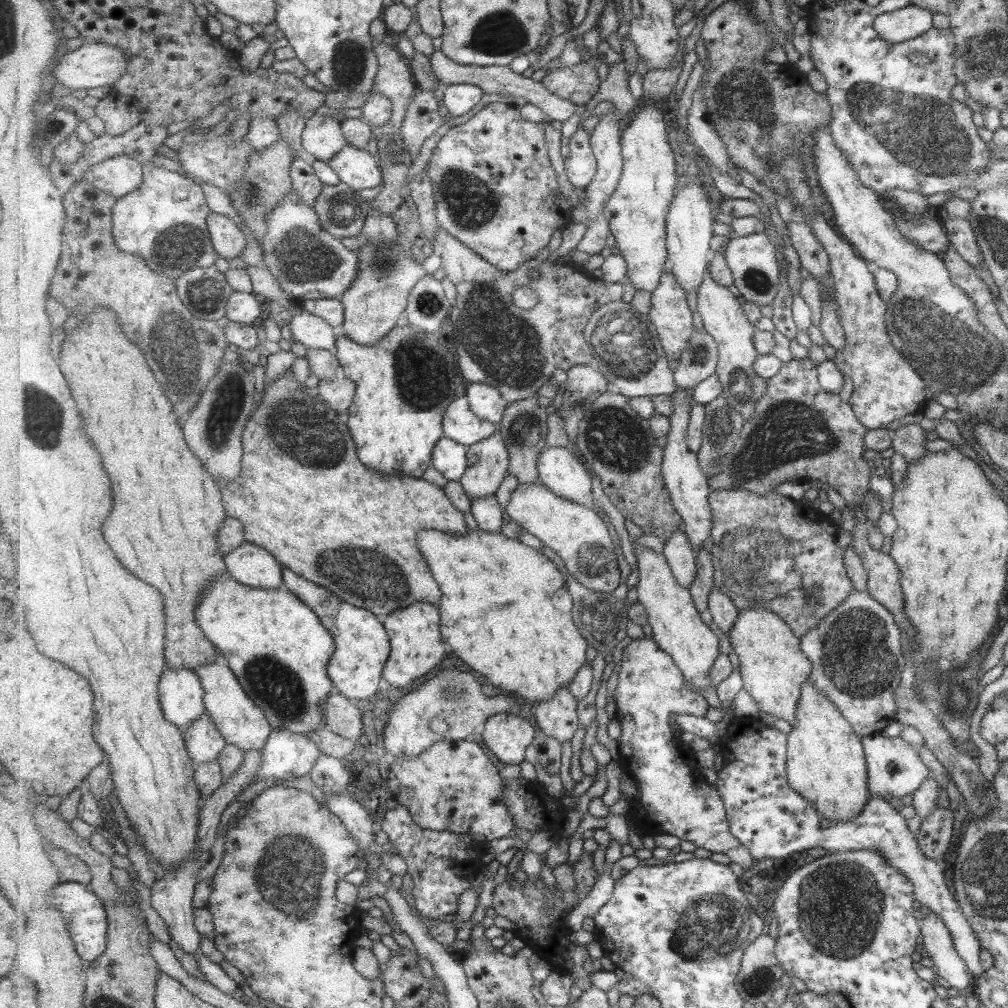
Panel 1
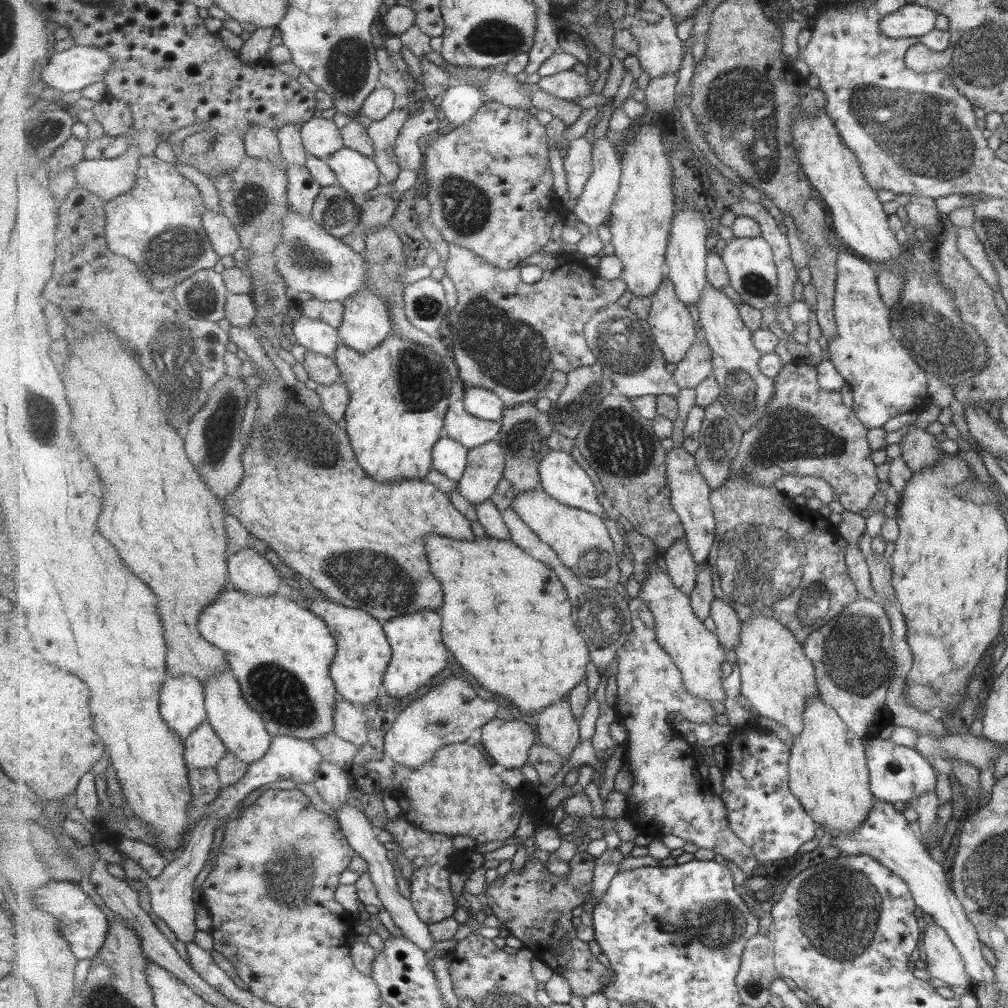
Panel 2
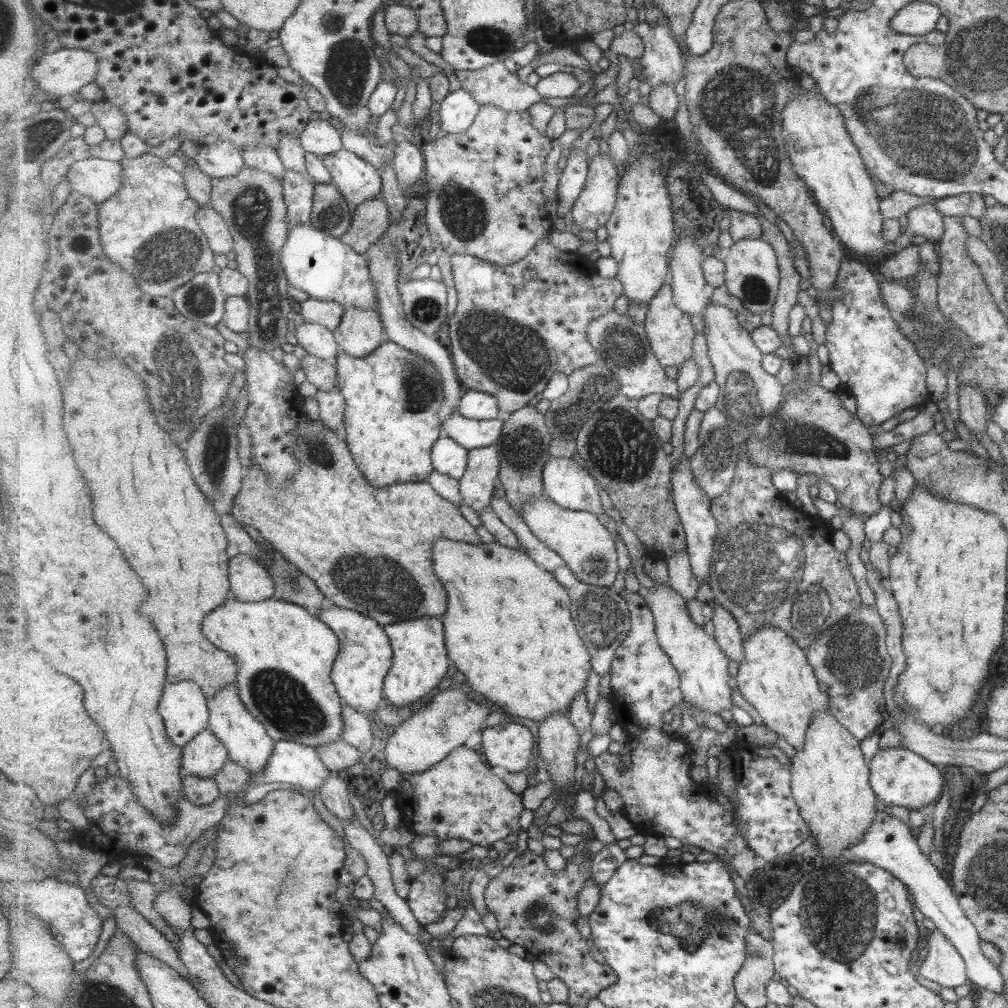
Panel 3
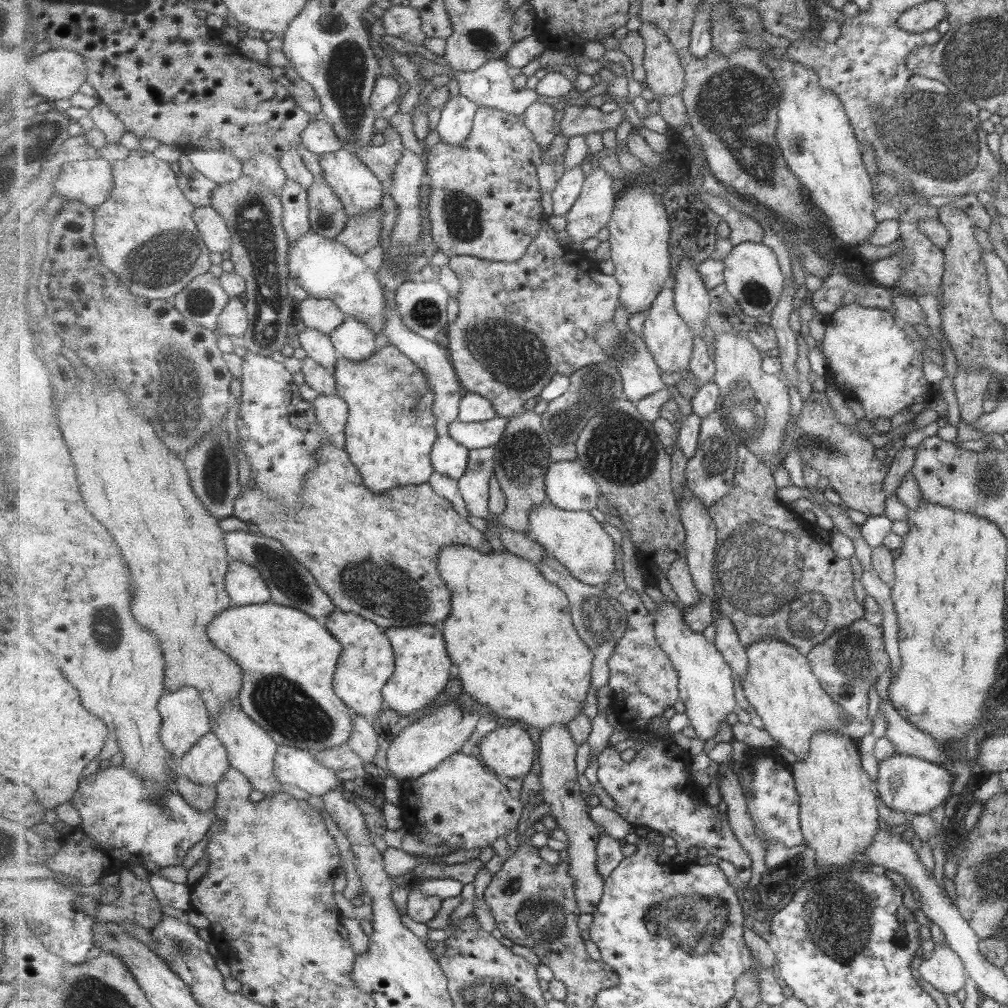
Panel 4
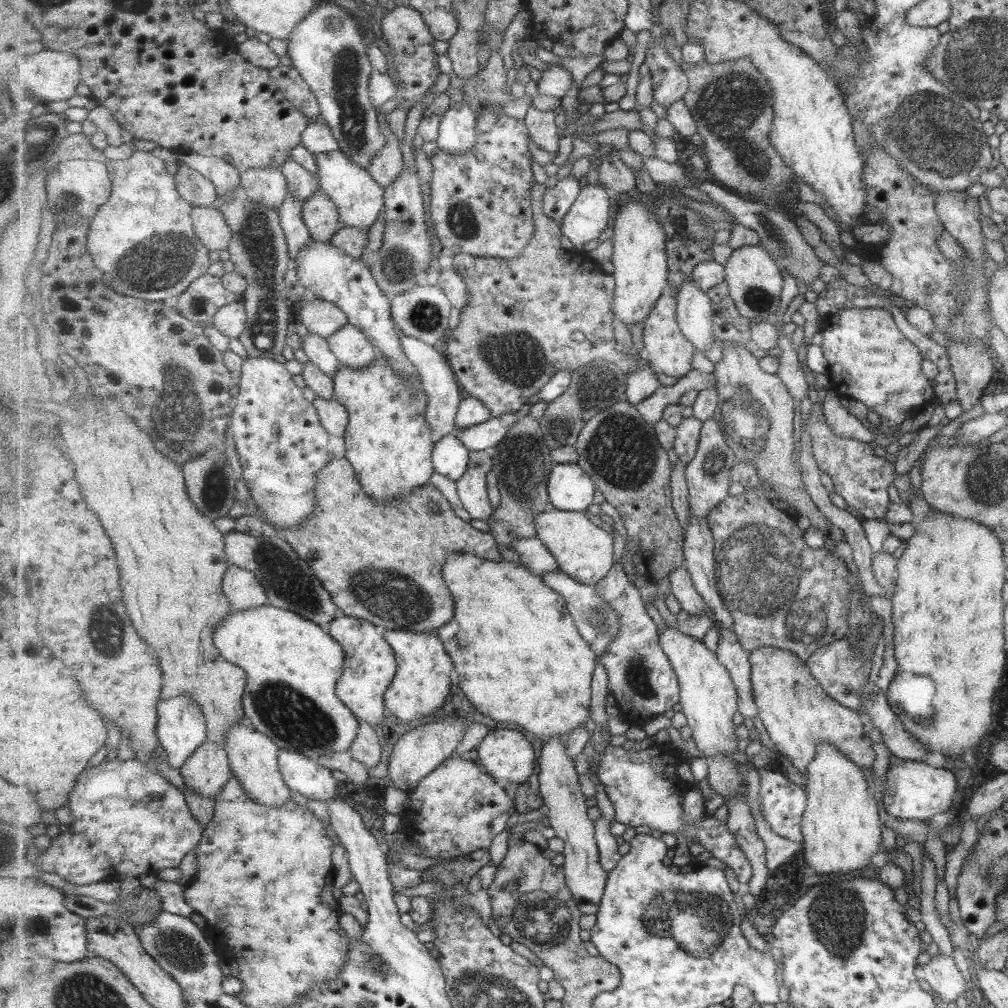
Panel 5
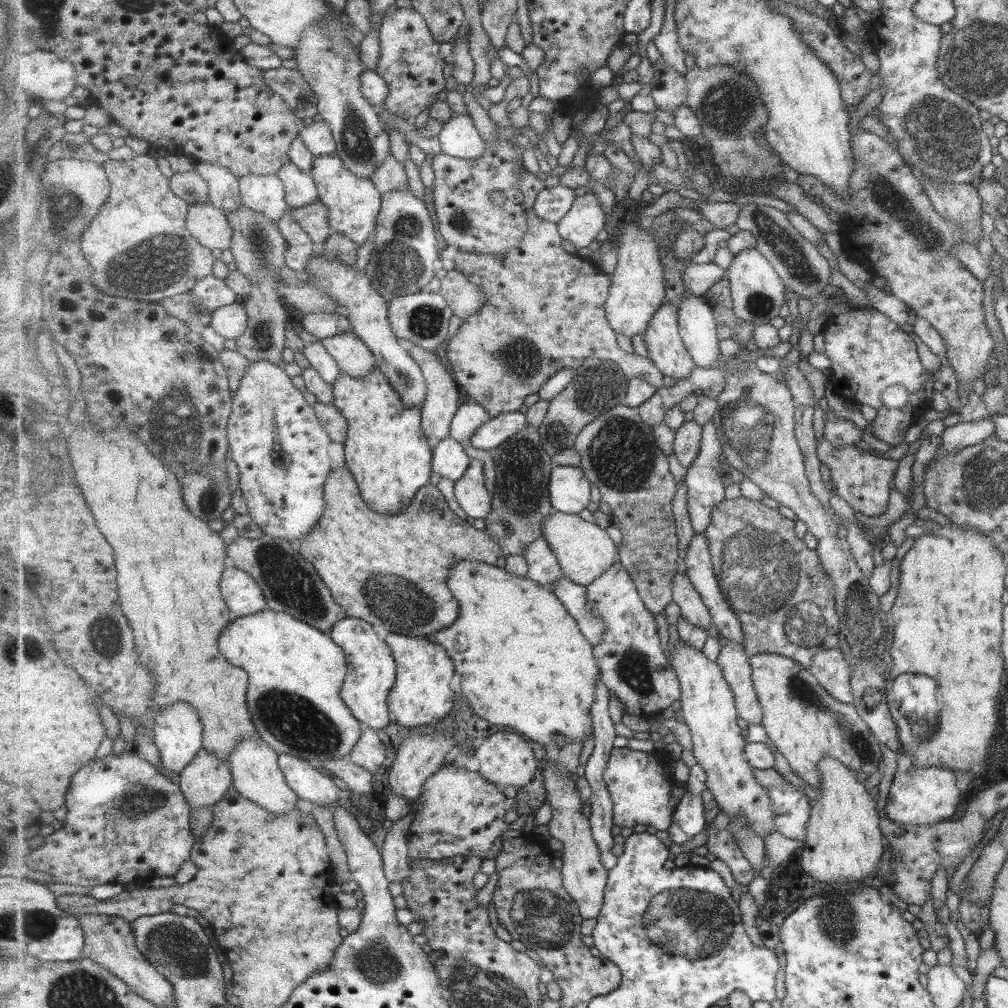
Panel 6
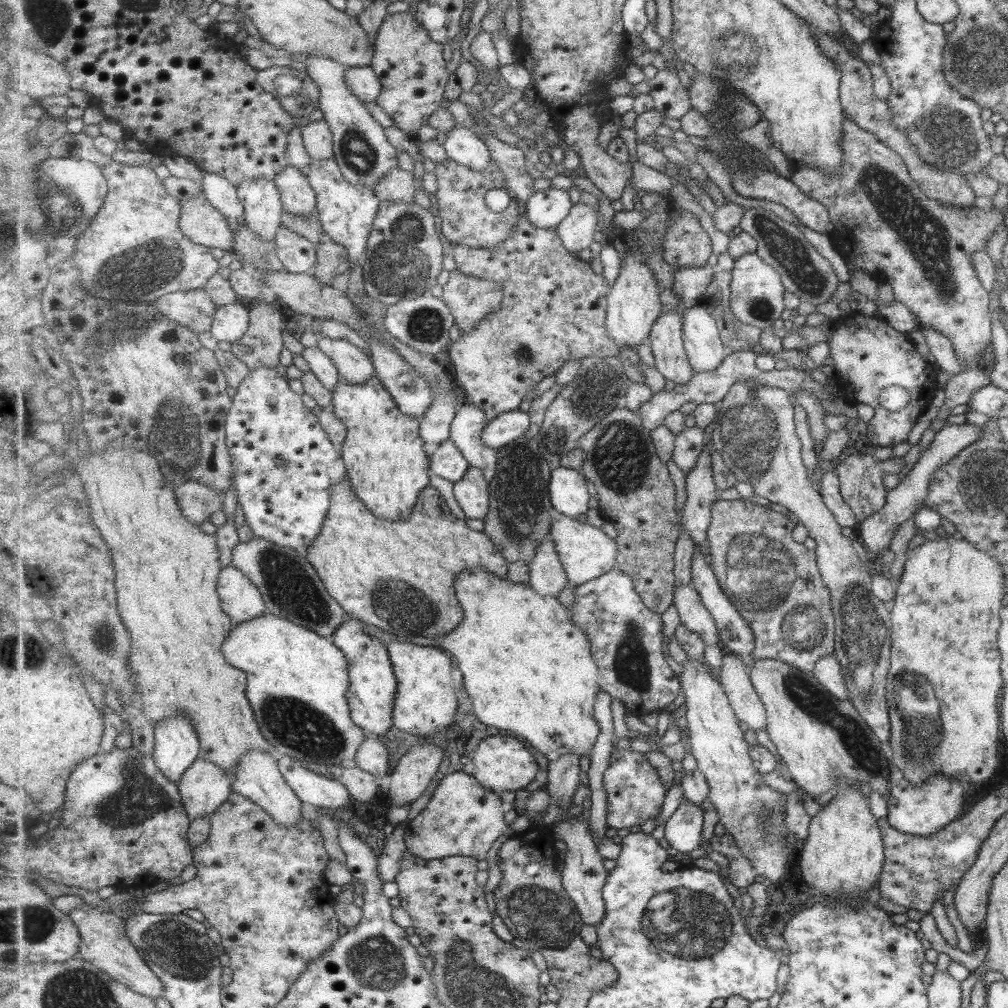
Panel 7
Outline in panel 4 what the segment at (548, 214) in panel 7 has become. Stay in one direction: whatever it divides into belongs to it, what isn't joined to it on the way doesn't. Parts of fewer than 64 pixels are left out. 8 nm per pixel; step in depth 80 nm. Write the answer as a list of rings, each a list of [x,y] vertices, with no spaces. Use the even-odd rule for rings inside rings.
[[[581,166],[568,170],[557,182],[557,187],[552,190],[552,214],[566,216],[573,205],[578,201],[587,180]]]

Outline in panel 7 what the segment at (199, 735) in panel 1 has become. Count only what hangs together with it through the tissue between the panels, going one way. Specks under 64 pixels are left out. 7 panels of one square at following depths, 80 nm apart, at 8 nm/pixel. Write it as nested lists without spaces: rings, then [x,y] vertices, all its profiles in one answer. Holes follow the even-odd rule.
[[[199,758],[178,783],[190,820],[211,816],[231,796],[233,777],[205,758]]]

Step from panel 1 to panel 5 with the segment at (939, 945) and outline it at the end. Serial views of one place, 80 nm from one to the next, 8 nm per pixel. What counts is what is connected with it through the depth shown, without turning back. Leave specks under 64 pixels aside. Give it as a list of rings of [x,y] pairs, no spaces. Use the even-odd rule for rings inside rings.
[[[931,952],[931,960],[921,966],[920,970],[921,977],[945,1004],[954,1002],[957,996],[963,995],[963,976],[957,972],[949,954]]]

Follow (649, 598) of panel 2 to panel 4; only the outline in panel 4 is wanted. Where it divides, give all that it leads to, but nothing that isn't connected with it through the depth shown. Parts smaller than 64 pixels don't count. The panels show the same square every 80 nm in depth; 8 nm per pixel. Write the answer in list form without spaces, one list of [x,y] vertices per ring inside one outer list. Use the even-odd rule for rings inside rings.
[[[664,598],[661,605],[656,605],[654,615],[659,645],[667,652],[679,673],[680,700],[686,707],[685,714],[699,739],[709,747],[719,735],[719,727],[727,723],[727,716],[737,713],[739,709],[735,698],[734,670],[727,664],[715,642],[709,642],[701,632],[693,632],[687,627],[684,607],[679,603],[673,605]]]

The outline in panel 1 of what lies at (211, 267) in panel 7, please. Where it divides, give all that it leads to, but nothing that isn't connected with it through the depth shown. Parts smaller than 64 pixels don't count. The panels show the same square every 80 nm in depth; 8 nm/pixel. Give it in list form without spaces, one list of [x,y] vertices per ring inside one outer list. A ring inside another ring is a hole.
[[[152,160],[142,166],[142,185],[114,204],[114,236],[119,250],[138,255],[151,270],[175,280],[188,270],[213,266],[220,255],[211,239],[208,226],[211,210],[201,186],[186,175],[157,166]]]

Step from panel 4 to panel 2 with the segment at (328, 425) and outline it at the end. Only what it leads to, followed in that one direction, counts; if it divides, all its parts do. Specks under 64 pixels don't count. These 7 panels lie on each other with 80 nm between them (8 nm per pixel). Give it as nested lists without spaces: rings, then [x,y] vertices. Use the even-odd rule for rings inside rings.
[[[342,377],[331,386],[318,385],[315,391],[321,400],[321,409],[324,410],[324,414],[339,426],[346,428],[348,426],[346,410],[351,400],[351,393]]]

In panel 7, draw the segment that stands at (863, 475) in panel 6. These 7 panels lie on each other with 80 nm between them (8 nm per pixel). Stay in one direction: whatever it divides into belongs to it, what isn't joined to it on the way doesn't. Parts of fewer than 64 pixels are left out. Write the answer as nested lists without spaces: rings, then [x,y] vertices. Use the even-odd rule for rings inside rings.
[[[849,456],[849,458],[839,461],[835,458],[836,464],[833,468],[838,478],[838,491],[842,496],[843,502],[852,512],[855,525],[858,526],[873,513],[877,513],[886,502],[885,488],[881,486],[881,476],[883,474],[899,474],[901,468],[905,468],[902,457],[891,456],[885,461],[875,462],[869,456]]]

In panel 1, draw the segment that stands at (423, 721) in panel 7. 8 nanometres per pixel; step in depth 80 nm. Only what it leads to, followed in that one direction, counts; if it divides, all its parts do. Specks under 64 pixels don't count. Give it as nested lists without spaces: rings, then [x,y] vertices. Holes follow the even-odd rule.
[[[415,602],[415,606],[399,609],[382,619],[386,632],[390,634],[392,652],[385,665],[384,679],[393,688],[415,686],[417,680],[431,674],[447,656],[441,632],[439,608],[427,602]]]

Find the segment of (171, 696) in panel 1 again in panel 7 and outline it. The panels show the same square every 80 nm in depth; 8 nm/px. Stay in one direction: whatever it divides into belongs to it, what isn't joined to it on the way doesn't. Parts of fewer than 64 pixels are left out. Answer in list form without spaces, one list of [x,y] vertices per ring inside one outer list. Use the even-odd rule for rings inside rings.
[[[176,714],[156,724],[156,747],[153,757],[171,782],[179,783],[199,759],[201,738],[189,714]]]

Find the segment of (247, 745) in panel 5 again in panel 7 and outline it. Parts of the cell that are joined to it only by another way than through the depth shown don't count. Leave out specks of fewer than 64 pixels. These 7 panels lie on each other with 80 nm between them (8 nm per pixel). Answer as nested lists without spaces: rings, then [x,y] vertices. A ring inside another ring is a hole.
[[[252,750],[244,754],[242,761],[235,768],[235,774],[232,777],[233,791],[258,803],[281,826],[295,826],[302,819],[302,800],[291,786],[289,786],[289,783],[283,776],[278,761],[265,750]]]

